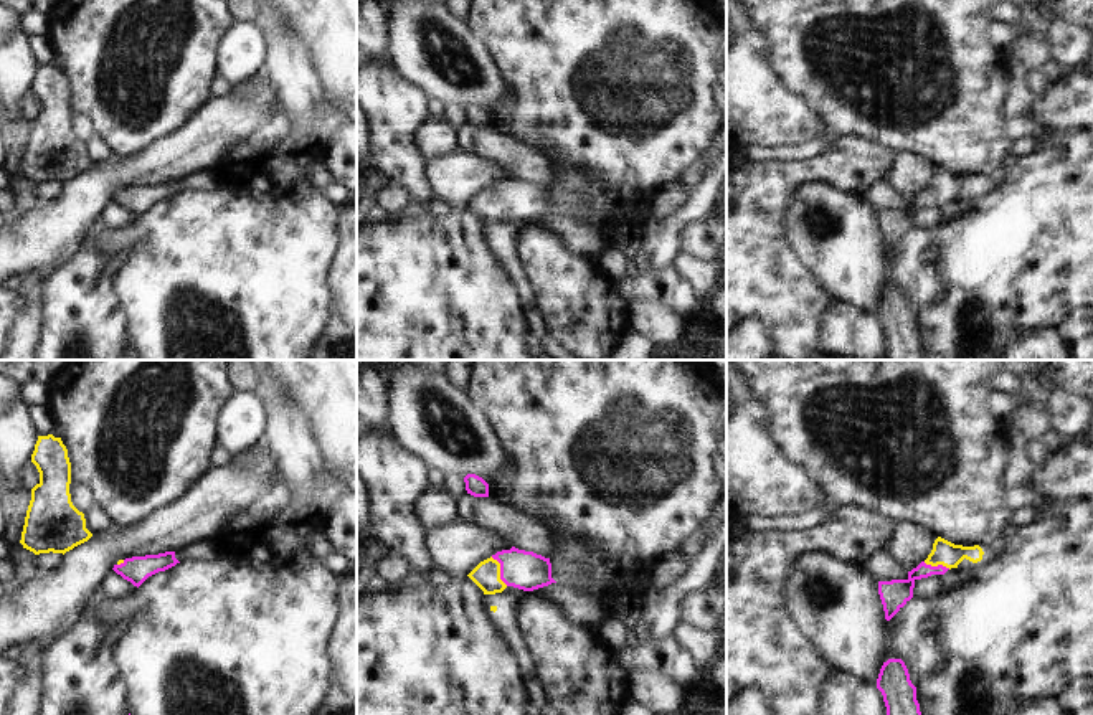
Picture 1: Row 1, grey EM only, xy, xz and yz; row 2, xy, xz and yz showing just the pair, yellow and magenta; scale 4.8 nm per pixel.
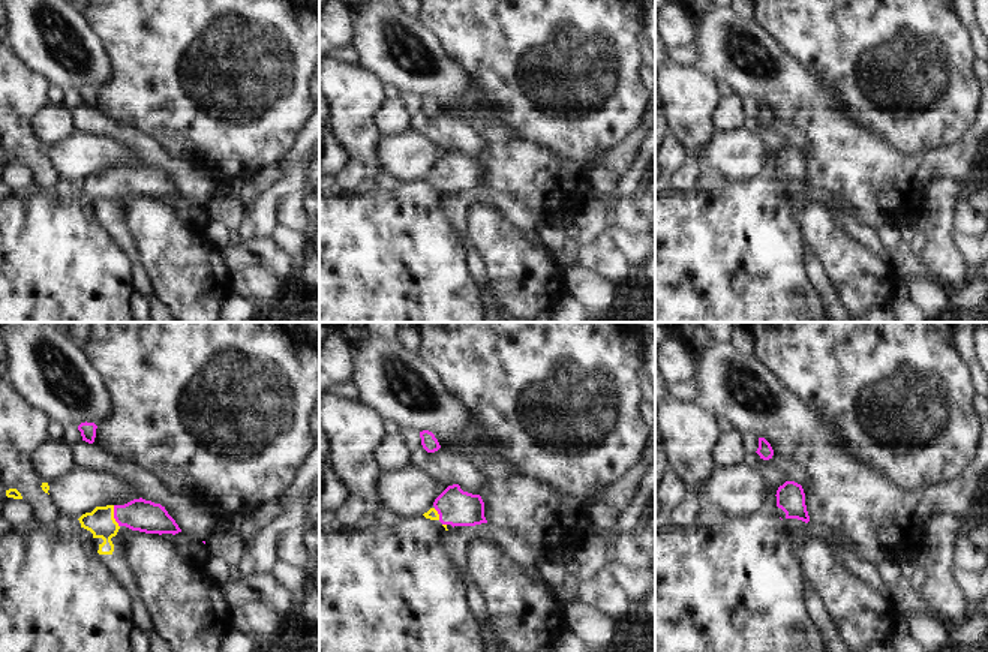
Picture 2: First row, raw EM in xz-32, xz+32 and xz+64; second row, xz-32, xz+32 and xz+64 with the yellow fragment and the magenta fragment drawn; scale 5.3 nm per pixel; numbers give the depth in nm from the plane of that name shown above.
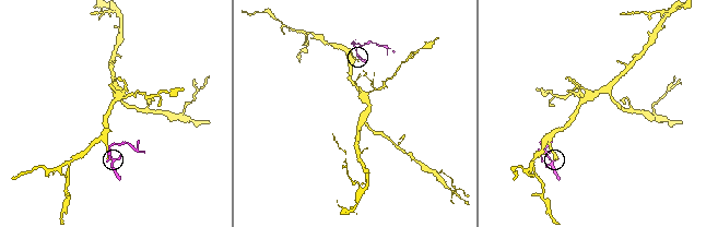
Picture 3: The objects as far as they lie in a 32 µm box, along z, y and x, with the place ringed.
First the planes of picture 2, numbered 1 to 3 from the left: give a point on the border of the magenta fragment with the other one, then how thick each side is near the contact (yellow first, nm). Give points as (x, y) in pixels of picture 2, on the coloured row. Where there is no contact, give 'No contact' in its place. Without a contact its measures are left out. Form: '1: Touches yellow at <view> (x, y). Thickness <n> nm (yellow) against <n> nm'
1: Touches yellow at xz-32 (113, 516). Thickness 150 nm (yellow) against 170 nm
2: Touches yellow at xz+32 (438, 514). Thickness 60 nm (yellow) against 190 nm
3: No contact

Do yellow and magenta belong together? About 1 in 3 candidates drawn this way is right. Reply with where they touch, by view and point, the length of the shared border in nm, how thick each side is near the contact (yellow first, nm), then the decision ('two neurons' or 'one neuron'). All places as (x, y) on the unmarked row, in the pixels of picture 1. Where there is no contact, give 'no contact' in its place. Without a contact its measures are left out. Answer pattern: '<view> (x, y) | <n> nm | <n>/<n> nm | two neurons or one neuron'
xz (499, 200) | 170 nm | 140/190 nm | one neuron

